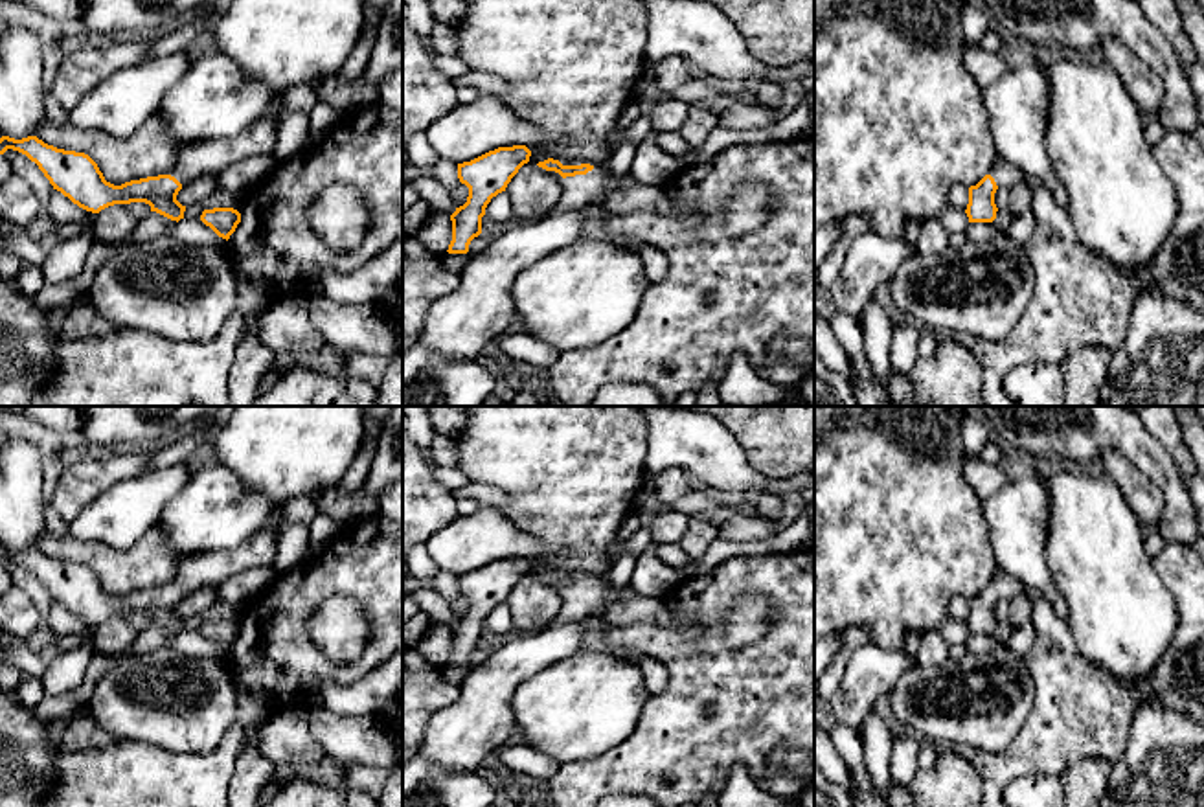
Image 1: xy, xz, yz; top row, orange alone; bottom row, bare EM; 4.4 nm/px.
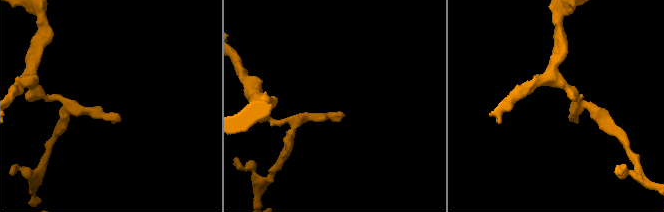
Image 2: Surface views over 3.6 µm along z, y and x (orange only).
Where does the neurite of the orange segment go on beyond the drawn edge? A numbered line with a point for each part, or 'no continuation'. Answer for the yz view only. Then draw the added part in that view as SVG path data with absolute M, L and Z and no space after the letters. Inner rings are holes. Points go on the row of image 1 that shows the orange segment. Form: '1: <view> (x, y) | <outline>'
1: yz (1006, 175) | M1000 156L998 164L989 171L989 175L994 178L998 188L1005 189L1028 180L1020 167L1002 160Z

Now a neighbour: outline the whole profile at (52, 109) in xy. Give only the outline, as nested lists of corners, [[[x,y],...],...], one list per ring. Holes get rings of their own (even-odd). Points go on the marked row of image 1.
[[[46,90],[44,96],[44,116],[55,123],[55,125],[64,125],[68,123],[68,112],[59,105],[59,101]]]

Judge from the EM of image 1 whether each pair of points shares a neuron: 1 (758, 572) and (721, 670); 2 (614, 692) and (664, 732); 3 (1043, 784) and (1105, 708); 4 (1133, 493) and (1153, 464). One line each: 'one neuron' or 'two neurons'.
1: one neuron
2: two neurons
3: two neurons
4: two neurons

